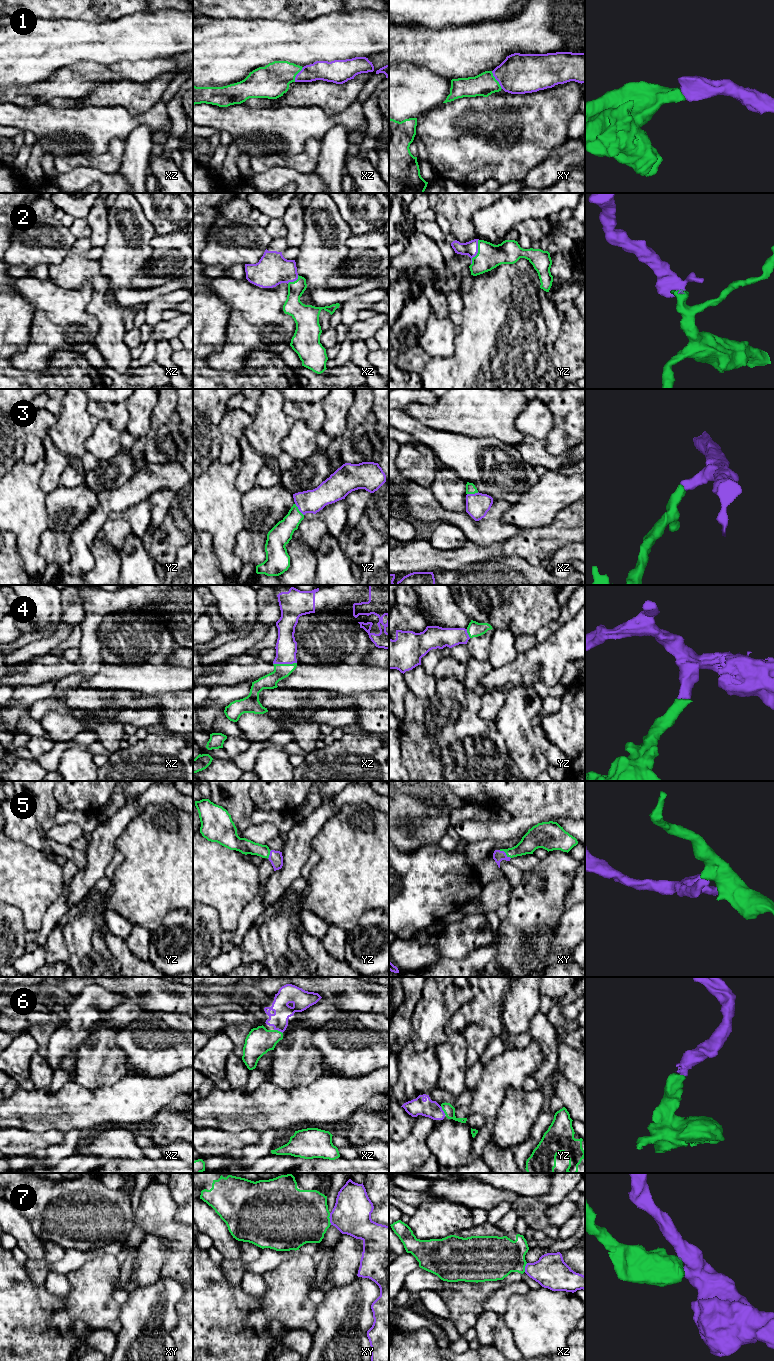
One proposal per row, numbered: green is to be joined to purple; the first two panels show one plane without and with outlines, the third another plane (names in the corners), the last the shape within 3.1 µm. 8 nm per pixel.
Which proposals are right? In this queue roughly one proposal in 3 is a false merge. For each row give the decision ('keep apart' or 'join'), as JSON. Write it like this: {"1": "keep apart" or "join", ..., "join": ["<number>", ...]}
{"1": "join", "2": "join", "3": "join", "4": "join", "5": "join", "6": "join", "7": "keep apart", "join": ["1", "2", "3", "4", "5", "6"]}

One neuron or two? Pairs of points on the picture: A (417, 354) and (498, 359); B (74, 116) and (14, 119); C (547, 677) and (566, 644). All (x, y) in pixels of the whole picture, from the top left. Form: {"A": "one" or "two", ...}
{"A": "two", "B": "one", "C": "one"}

